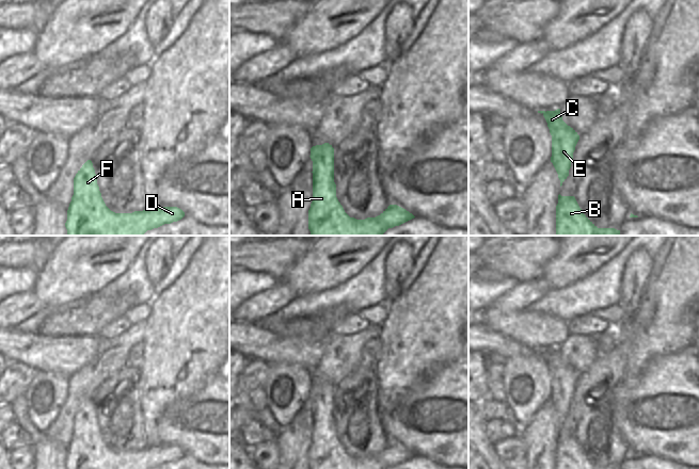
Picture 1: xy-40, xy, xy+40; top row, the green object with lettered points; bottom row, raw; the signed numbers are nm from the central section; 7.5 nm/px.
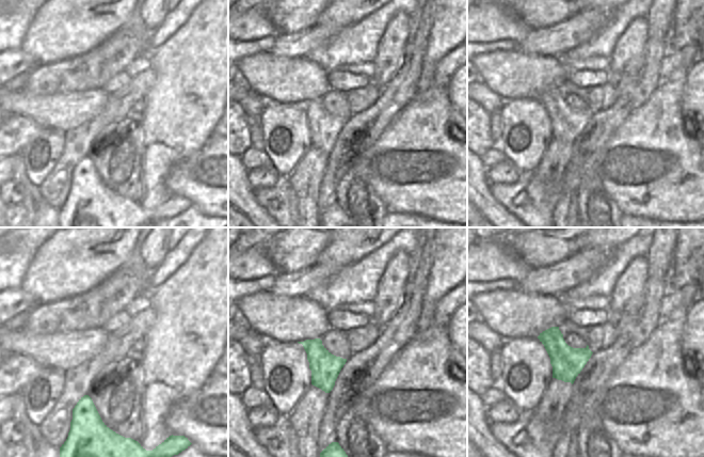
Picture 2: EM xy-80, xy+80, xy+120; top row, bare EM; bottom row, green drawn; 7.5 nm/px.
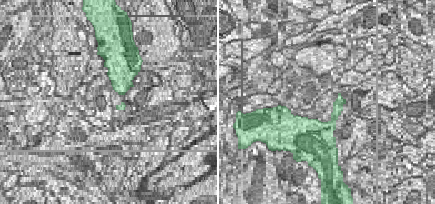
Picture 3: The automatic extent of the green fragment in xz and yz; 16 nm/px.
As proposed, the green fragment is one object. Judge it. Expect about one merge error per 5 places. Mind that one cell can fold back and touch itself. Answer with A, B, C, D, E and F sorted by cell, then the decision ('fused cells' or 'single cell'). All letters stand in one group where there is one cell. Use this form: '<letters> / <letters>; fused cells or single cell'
A B C D E F; single cell

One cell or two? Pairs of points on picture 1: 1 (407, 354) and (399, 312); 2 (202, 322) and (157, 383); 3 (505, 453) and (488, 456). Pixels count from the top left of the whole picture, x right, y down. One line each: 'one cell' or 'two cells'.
1: one cell
2: one cell
3: two cells

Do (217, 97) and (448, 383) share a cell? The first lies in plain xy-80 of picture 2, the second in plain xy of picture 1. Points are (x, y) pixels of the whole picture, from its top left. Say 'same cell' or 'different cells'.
different cells

